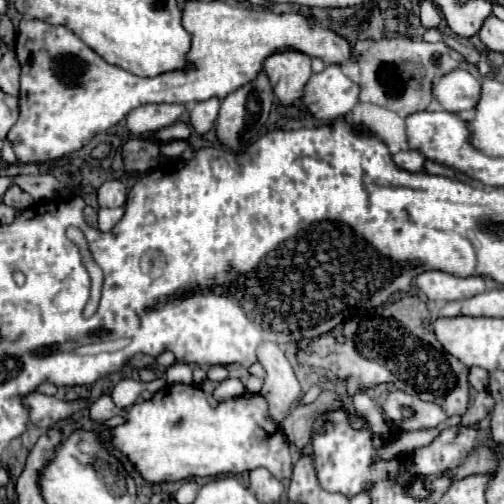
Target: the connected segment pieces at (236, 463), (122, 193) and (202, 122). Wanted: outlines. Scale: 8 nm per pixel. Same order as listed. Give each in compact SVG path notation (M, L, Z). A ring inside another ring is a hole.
M174 383L166 385L152 399L134 403L130 409L120 409L114 405L110 395L98 397L90 405L92 421L104 421L112 415L122 415L126 421L120 427L114 427L110 437L112 445L130 459L130 463L138 469L142 479L148 483L164 483L164 481L180 481L188 477L212 477L212 475L236 475L242 471L252 471L256 467L266 467L276 479L290 479L292 461L290 461L290 443L286 441L278 423L268 417L268 405L262 395L240 395L236 399L228 399L222 403L210 401L210 395L194 385Z
M116 179L106 181L98 189L98 203L100 207L122 207L126 203L126 187Z
M216 97L196 103L196 107L190 113L190 125L194 133L206 135L214 127L214 121L218 117L218 107L220 107L220 101Z

